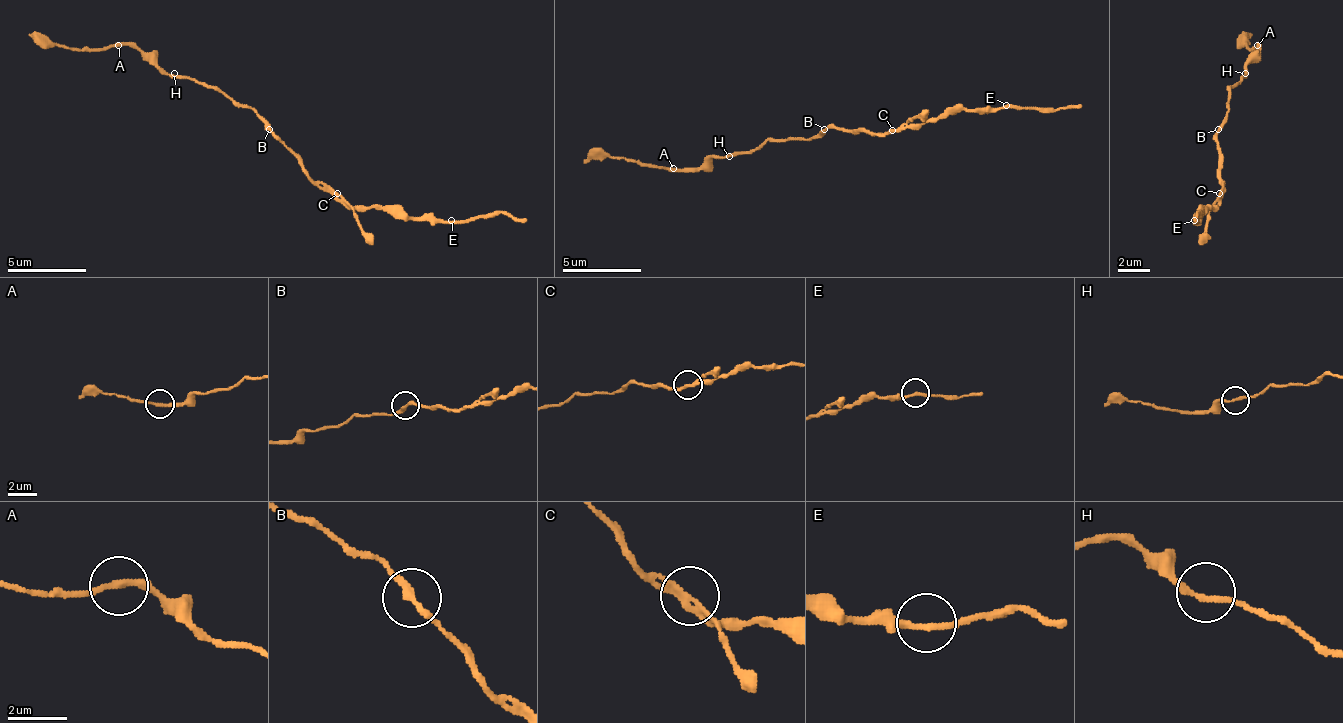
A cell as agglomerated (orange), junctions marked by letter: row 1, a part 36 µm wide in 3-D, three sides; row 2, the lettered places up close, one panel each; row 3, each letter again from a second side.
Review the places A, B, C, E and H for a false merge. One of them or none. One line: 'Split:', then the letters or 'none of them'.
Split: C

